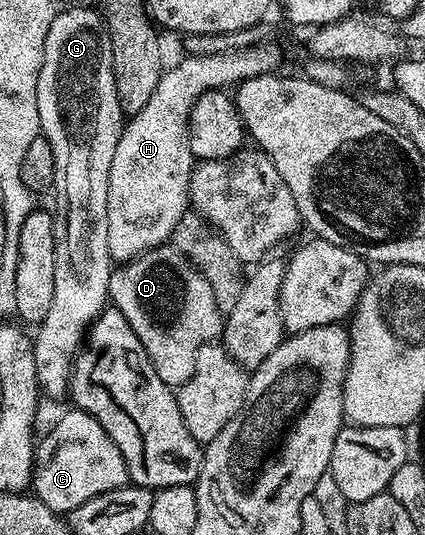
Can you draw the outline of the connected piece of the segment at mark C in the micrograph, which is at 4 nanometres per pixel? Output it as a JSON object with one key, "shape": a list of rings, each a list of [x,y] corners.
{"shape":[[[71,409],[48,431],[48,436],[39,440],[34,464],[34,494],[52,511],[67,513],[78,509],[90,497],[98,497],[107,491],[113,491],[129,482],[128,466],[110,433],[102,429],[102,425],[90,413],[79,409]]]}

